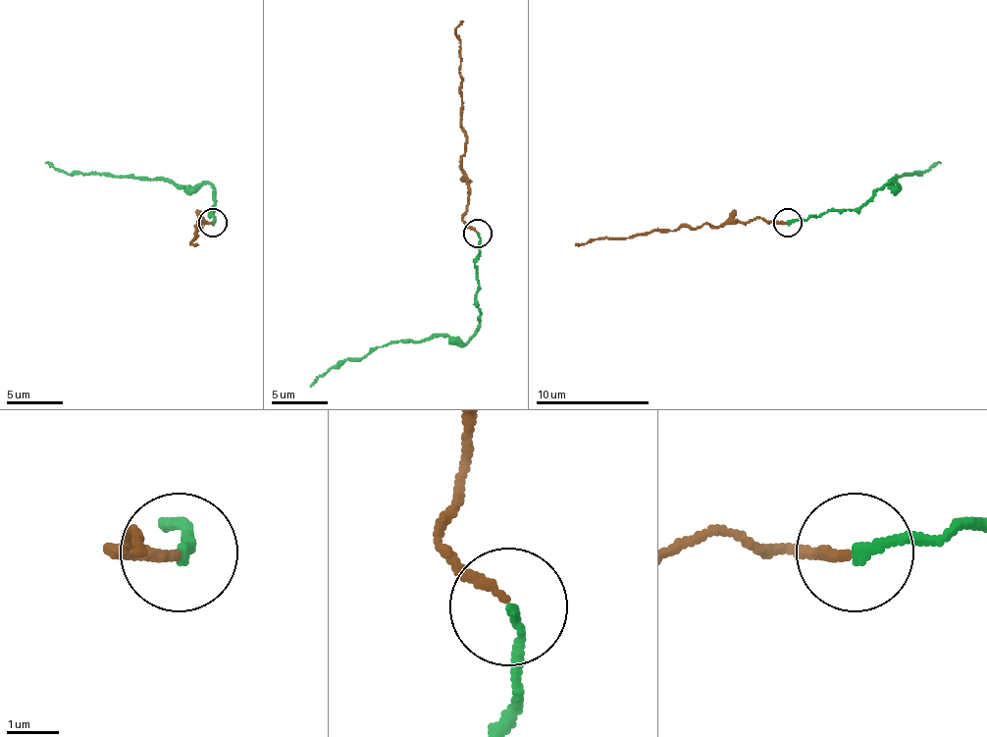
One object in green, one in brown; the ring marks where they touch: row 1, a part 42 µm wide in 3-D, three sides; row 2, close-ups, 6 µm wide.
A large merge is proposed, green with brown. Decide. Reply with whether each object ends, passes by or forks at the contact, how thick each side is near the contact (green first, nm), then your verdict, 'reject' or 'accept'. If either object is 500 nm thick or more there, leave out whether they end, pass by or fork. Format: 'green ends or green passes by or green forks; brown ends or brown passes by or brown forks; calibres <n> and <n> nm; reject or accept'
green ends; brown ends; calibres 190 and 200 nm; accept

